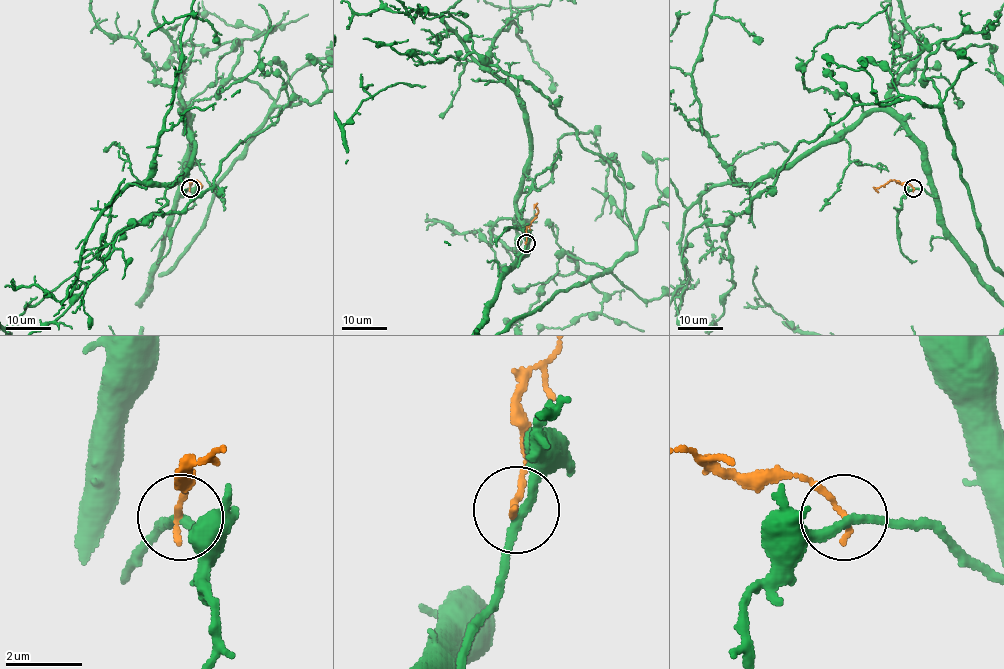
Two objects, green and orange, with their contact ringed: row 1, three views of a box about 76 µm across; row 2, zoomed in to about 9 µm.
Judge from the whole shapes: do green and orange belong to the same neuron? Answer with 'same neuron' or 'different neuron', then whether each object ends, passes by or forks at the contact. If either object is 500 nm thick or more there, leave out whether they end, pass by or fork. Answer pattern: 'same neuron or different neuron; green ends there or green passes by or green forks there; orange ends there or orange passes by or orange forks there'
different neuron; green passes by; orange ends there

